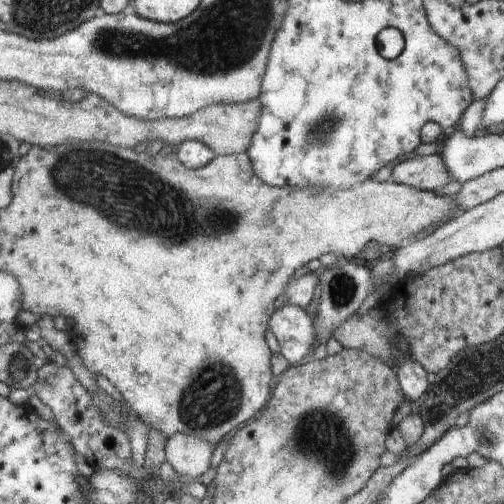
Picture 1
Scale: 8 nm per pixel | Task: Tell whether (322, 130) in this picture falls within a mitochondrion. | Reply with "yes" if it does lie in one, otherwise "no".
yes

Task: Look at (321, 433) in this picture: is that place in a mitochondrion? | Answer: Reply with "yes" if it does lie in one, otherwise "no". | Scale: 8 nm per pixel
yes

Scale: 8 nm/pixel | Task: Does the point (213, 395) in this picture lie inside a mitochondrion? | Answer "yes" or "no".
yes

